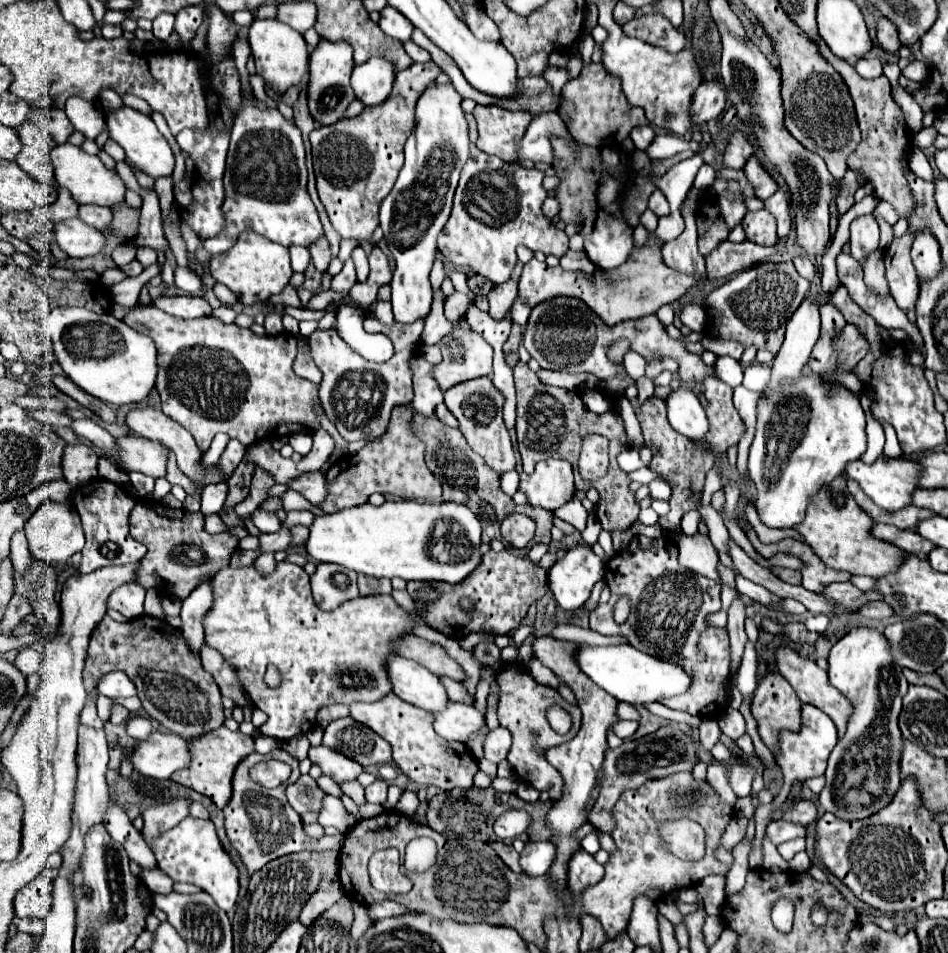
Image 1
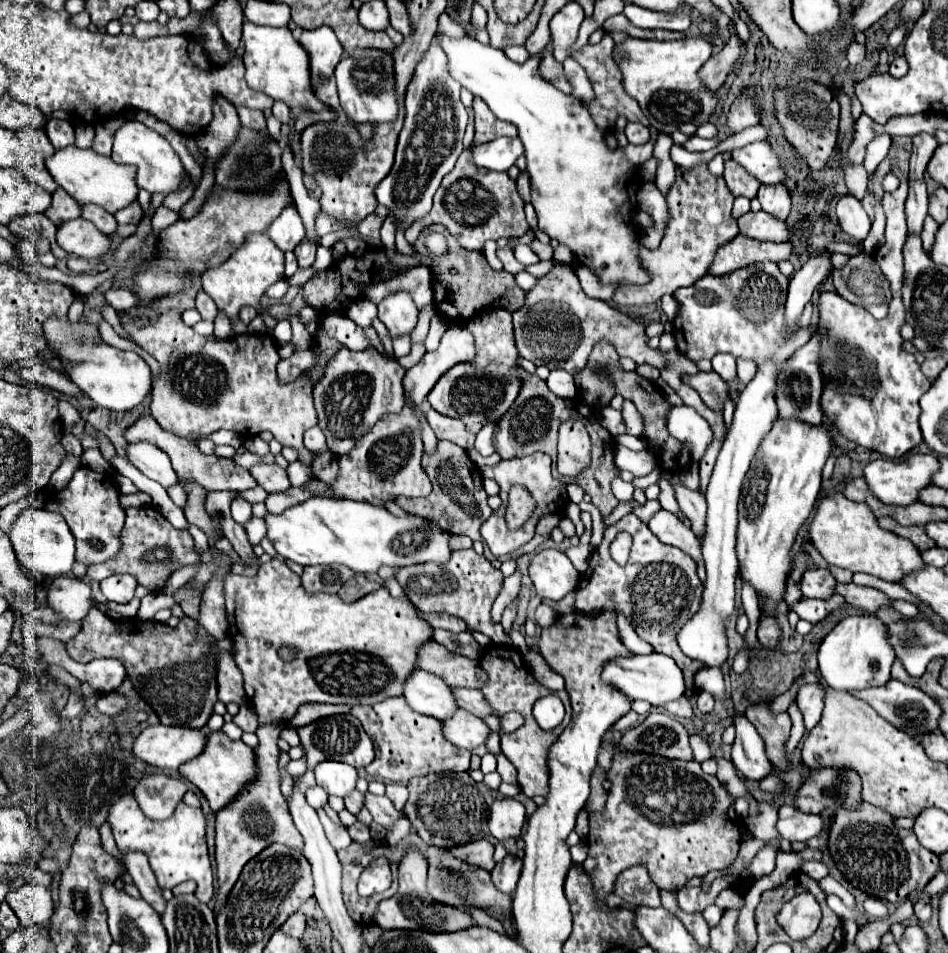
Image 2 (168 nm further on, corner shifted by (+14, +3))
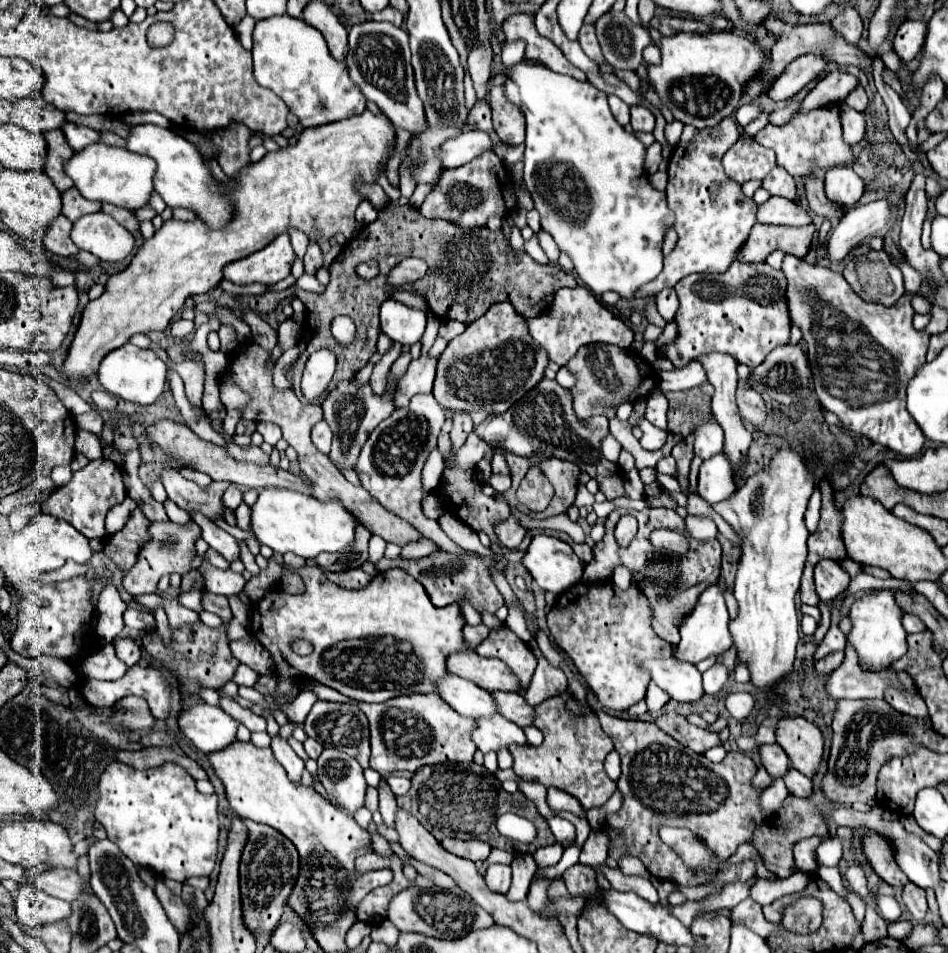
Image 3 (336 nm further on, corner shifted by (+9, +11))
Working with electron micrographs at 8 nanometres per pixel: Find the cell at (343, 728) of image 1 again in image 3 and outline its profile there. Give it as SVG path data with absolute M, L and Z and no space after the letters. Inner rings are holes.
M318 700L310 714L304 720L304 730L310 738L320 742L324 748L338 748L346 752L348 756L356 758L362 768L368 768L368 758L370 758L370 732L368 732L368 720L362 714L362 710L354 704L338 704L338 702L326 702Z

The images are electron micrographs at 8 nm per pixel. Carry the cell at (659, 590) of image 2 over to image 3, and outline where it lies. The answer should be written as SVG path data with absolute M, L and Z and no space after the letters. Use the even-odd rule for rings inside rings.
M646 508L642 512L638 510L614 510L608 520L606 520L606 534L600 542L596 542L594 546L594 560L584 568L584 578L588 584L592 582L602 582L602 580L610 580L612 570L618 564L624 564L626 568L630 568L638 588L642 588L642 592L646 592L646 596L652 600L652 608L654 608L654 630L658 630L658 636L662 636L664 640L678 644L680 634L678 628L674 626L676 618L680 618L682 614L692 612L694 604L698 602L698 596L712 584L718 582L720 578L720 542L716 538L710 540L690 540L690 550L686 556L676 556L676 564L672 564L664 554L660 554L652 544L650 544L650 532L656 528L676 528L680 532L684 532L686 522L684 518L680 518L674 510L670 508ZM622 514L634 514L638 520L638 534L636 538L626 546L618 546L616 538L614 538L614 526L618 522L618 518Z

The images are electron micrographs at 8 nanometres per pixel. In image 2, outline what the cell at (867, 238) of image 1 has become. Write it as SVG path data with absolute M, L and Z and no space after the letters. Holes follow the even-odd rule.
M843 196L837 202L837 218L839 218L839 226L845 234L849 234L851 238L863 242L871 230L871 220L867 216L867 212L863 210L861 202L853 196Z

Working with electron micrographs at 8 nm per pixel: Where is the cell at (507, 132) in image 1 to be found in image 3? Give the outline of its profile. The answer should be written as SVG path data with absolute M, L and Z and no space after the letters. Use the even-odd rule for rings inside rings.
M492 86L488 102L492 108L492 122L498 138L508 146L522 144L526 118L522 110L504 96L504 86Z

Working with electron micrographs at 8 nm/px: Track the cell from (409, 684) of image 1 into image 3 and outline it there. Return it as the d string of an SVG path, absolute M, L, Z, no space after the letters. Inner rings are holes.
M454 674L438 680L438 696L442 696L442 700L446 700L458 714L468 718L498 714L496 702L488 690Z

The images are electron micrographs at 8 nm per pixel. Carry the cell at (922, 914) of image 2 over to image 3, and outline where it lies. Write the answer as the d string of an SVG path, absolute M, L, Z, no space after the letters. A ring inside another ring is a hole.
M908 882L908 884L902 888L902 900L904 900L904 906L908 908L908 912L912 914L912 918L914 918L916 922L922 922L924 916L926 916L926 910L928 910L924 888Z

